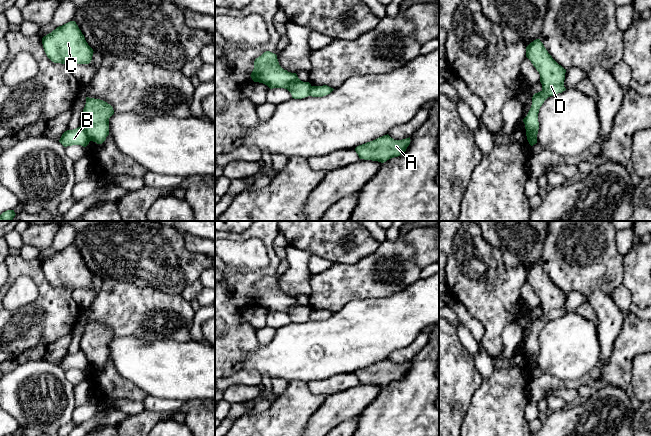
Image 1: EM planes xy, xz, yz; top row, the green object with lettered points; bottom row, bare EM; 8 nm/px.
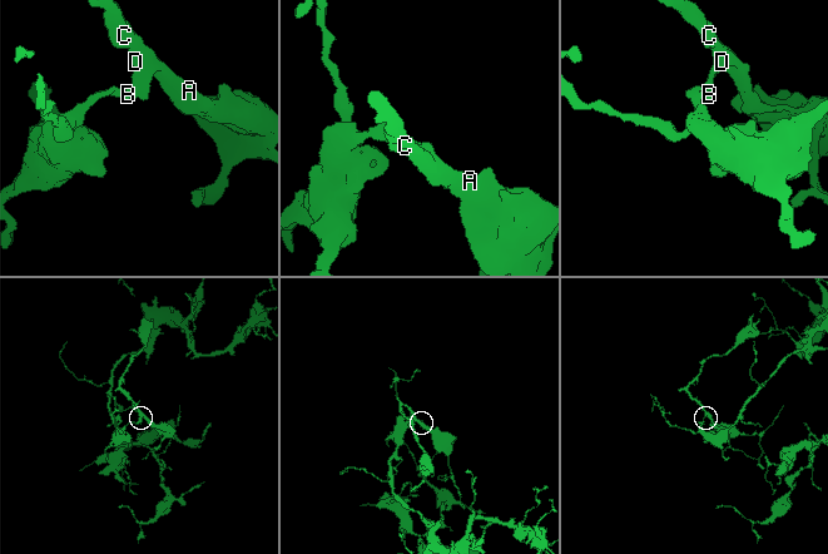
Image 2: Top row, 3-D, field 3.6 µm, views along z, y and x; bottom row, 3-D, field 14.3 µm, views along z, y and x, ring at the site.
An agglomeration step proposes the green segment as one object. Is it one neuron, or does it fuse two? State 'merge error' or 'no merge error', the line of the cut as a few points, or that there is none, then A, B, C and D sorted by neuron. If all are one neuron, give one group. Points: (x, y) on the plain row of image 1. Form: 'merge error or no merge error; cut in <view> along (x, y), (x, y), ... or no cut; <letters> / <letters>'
merge error; cut in xy along (81, 349), (90, 364); A C D / B

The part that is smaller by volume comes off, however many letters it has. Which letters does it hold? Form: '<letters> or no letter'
A, C, D

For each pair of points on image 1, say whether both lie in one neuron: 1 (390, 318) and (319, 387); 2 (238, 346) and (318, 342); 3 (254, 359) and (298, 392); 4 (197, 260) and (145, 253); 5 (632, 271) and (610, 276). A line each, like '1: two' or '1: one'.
1: two
2: two
3: two
4: one
5: two

